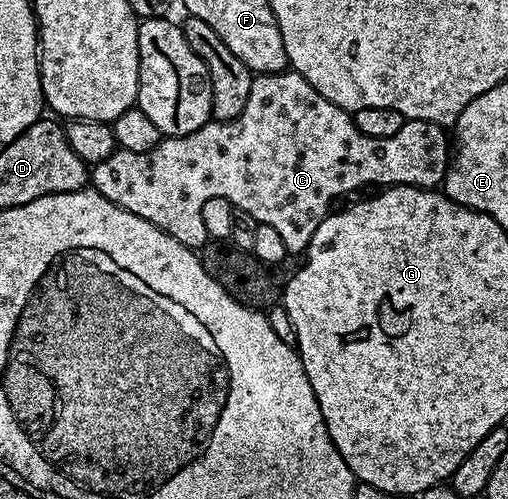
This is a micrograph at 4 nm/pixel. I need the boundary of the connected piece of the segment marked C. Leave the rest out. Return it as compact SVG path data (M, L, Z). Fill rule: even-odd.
M289 68L278 74L259 74L252 84L244 112L230 122L209 121L196 132L179 138L163 137L152 152L115 150L108 160L92 168L92 186L112 204L148 220L180 244L193 247L194 233L200 230L200 215L204 204L213 198L228 199L237 210L248 212L258 223L272 224L284 239L291 255L301 255L307 249L322 223L331 213L334 201L341 194L350 194L361 186L421 186L441 187L452 157L452 142L447 127L412 118L396 132L396 136L373 138L356 128L351 111L324 100L304 76Z

